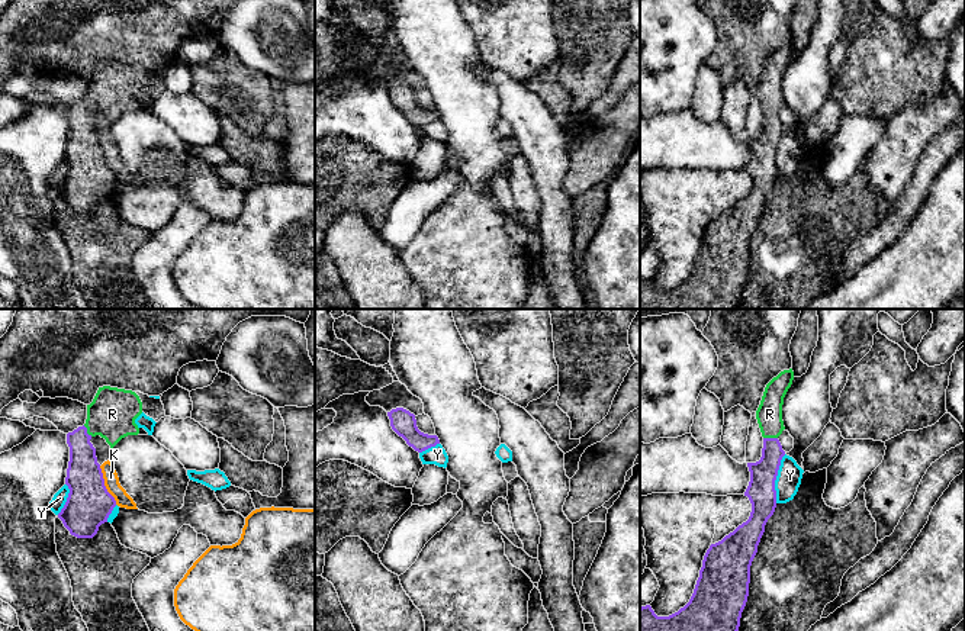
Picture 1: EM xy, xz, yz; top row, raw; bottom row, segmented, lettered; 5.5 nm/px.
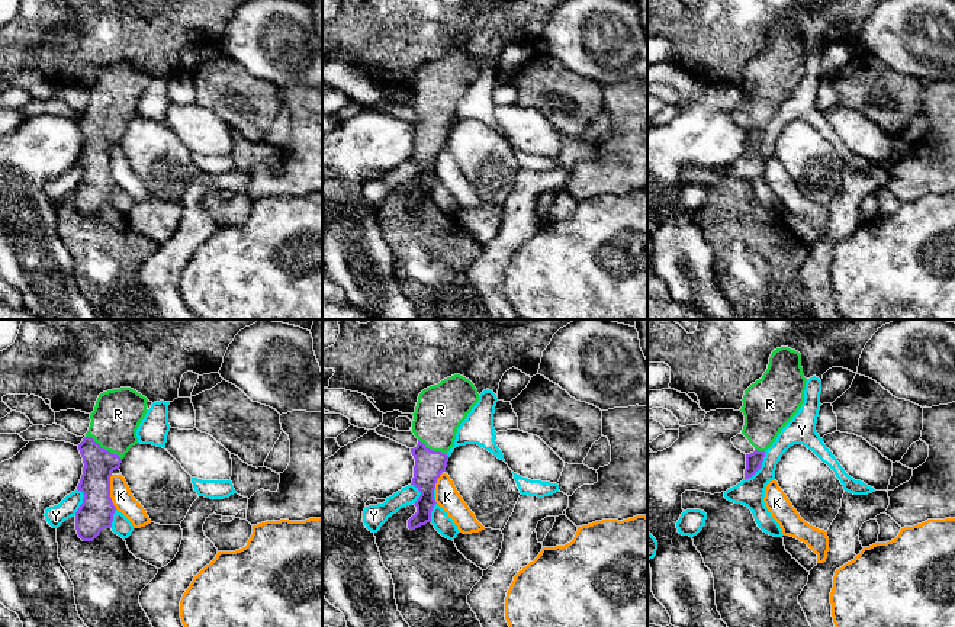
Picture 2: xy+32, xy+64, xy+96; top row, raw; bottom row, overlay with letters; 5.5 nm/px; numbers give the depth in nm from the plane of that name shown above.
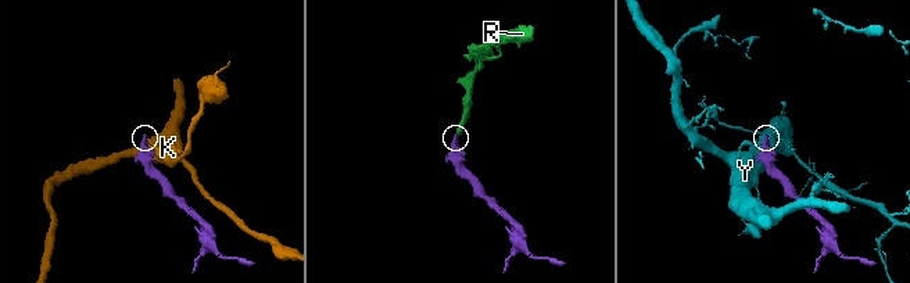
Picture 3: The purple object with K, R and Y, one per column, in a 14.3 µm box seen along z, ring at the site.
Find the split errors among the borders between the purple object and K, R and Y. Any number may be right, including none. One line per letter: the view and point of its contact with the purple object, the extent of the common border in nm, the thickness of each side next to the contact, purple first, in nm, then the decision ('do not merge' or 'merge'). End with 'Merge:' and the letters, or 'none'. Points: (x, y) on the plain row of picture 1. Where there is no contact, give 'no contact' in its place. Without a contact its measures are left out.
K: xy (103, 160) | 240 nm | 260/80 nm | do not merge
R: yz (771, 113) | 80 nm | 150/140 nm | merge
Y: yz (775, 154) | 280 nm | 160/140 nm | do not merge
Merge: R

